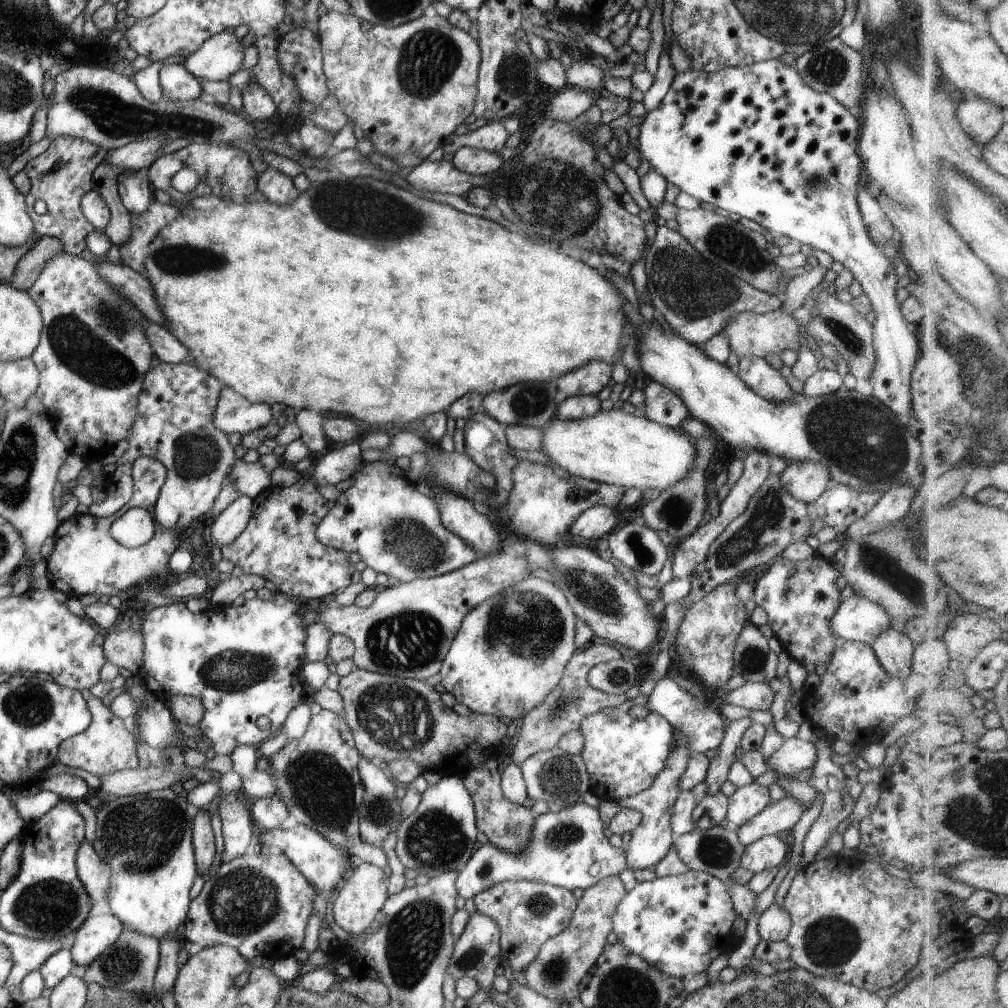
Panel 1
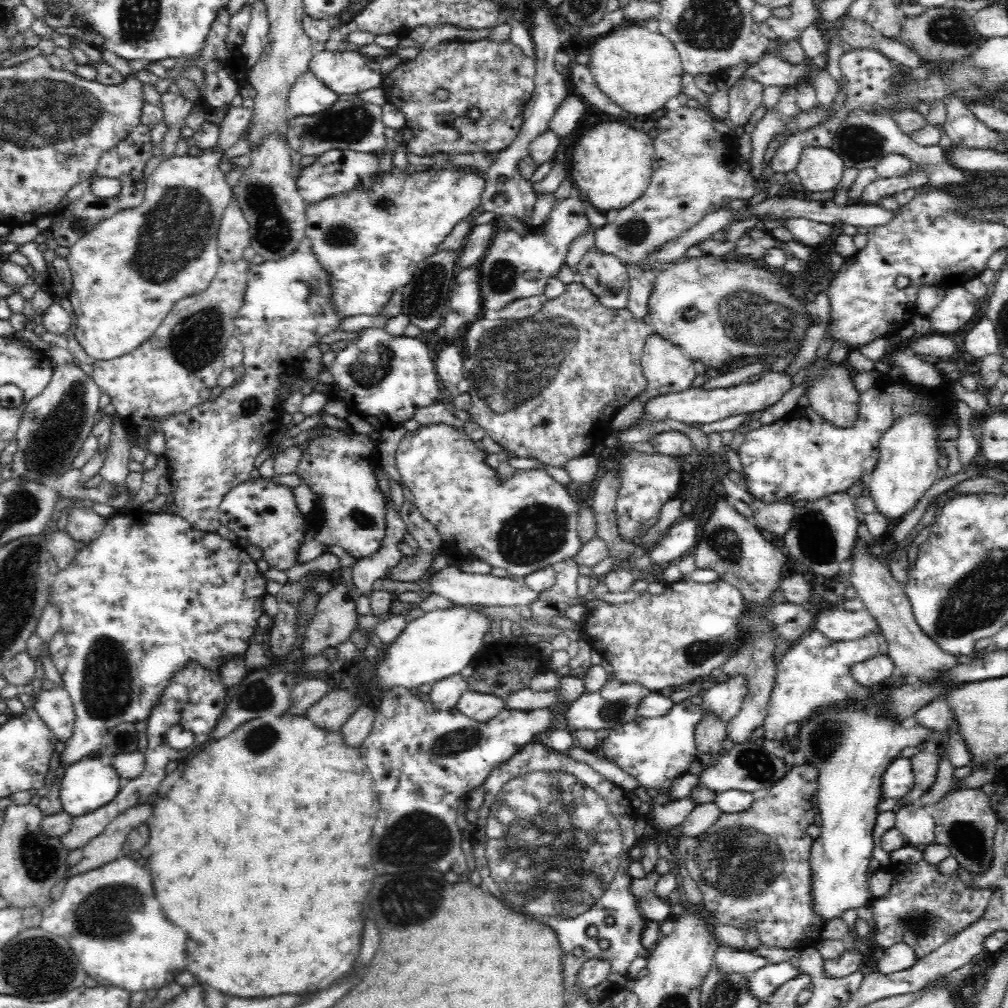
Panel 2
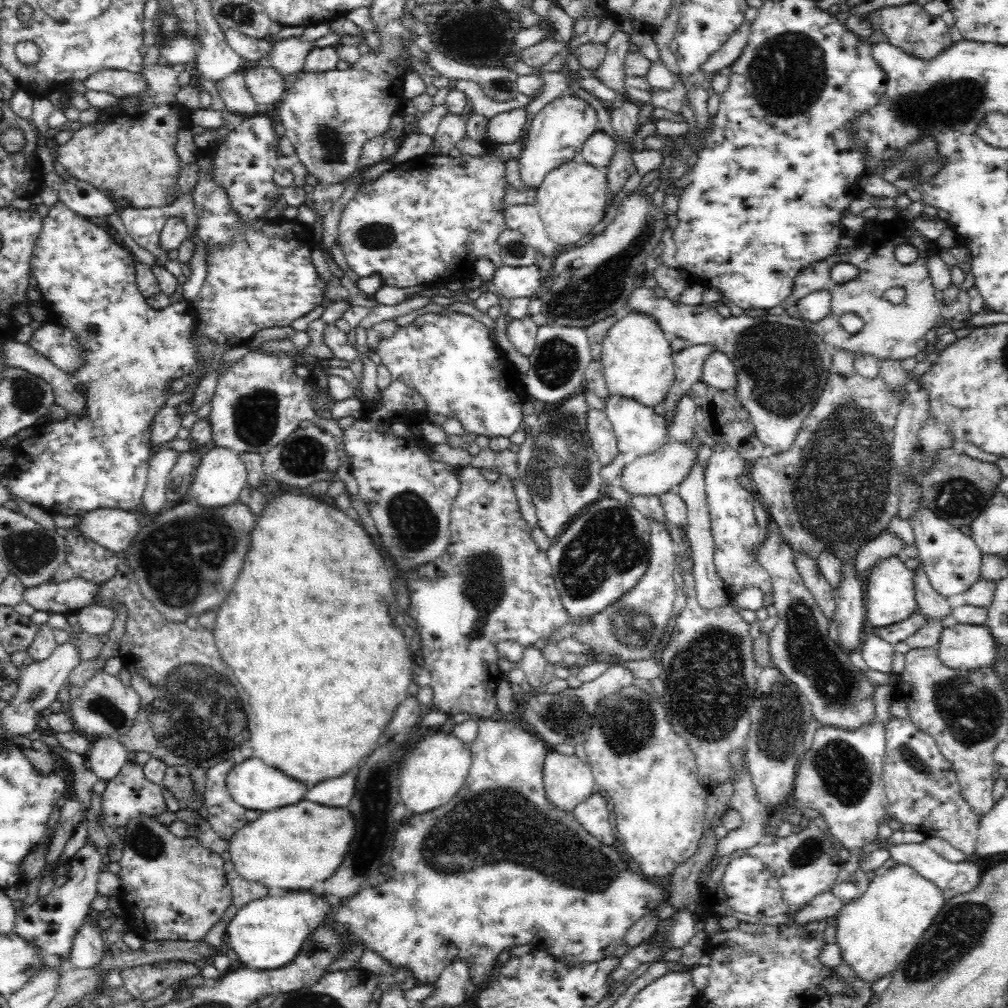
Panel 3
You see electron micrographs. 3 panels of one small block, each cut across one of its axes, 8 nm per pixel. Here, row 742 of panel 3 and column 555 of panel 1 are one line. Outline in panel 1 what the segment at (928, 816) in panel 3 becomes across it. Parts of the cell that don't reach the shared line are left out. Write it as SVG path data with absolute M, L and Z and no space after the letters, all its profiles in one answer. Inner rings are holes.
M525 879L492 884L491 888L476 894L473 899L477 912L492 916L492 920L500 926L500 958L508 960L514 972L528 968L528 964L536 958L538 948L568 926L577 904L573 892L566 888Z

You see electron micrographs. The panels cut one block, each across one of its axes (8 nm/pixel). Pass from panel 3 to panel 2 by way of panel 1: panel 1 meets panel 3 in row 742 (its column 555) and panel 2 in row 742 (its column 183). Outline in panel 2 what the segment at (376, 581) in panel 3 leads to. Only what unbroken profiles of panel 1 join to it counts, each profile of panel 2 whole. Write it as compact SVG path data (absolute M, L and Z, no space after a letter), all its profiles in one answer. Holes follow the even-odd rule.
M268 714L260 718L254 718L254 720L248 720L244 722L234 730L230 732L228 736L221 738L220 741L212 741L208 744L202 752L198 752L194 756L194 760L188 762L188 768L184 768L184 780L186 782L176 782L172 786L172 790L160 800L157 798L154 802L153 816L150 818L150 842L147 842L148 848L152 850L150 858L148 858L146 864L150 864L150 874L152 874L152 884L154 884L154 892L156 892L156 900L160 902L160 908L164 912L164 916L168 916L168 920L180 928L184 928L186 936L188 936L188 942L186 942L186 970L194 974L194 978L200 982L200 984L206 984L214 990L220 990L226 997L260 997L260 996L280 996L280 994L306 994L306 988L316 992L316 990L324 990L328 988L332 982L336 982L338 978L342 978L354 964L354 960L358 958L358 952L360 952L360 938L362 938L362 902L372 886L372 880L376 876L374 868L366 868L366 864L370 864L370 854L366 852L368 842L370 842L370 836L372 836L372 828L374 828L374 822L376 822L376 814L378 814L378 794L379 791L375 788L375 780L370 774L365 760L360 756L360 749L350 748L344 743L340 730L324 730L319 726L316 726L307 716L292 716L292 715L277 715Z

